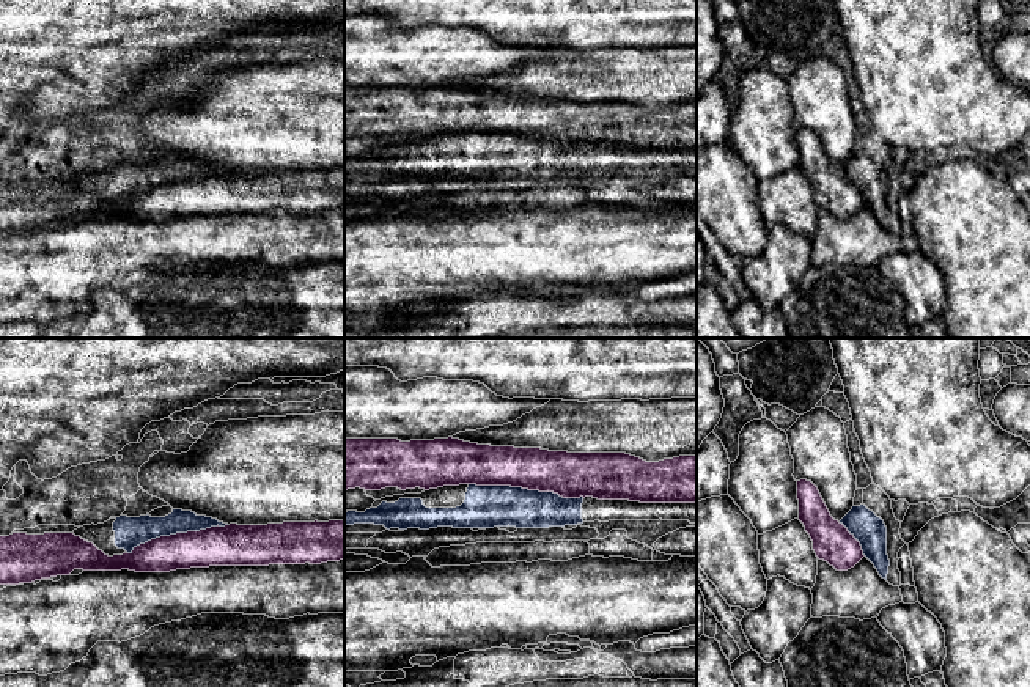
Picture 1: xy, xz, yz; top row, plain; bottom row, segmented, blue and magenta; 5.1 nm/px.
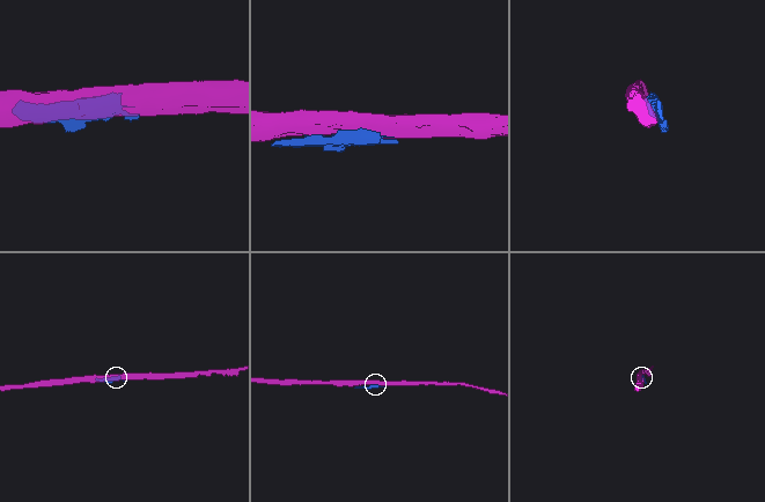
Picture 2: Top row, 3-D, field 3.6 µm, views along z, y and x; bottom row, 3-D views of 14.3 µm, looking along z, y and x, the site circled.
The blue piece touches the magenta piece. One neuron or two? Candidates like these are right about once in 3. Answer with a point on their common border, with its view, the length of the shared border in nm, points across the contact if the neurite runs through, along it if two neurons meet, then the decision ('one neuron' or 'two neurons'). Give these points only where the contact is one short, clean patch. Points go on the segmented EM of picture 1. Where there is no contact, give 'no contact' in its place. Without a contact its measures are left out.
meets blue in xz at (527, 489); contact 600 nm long; two neurons

